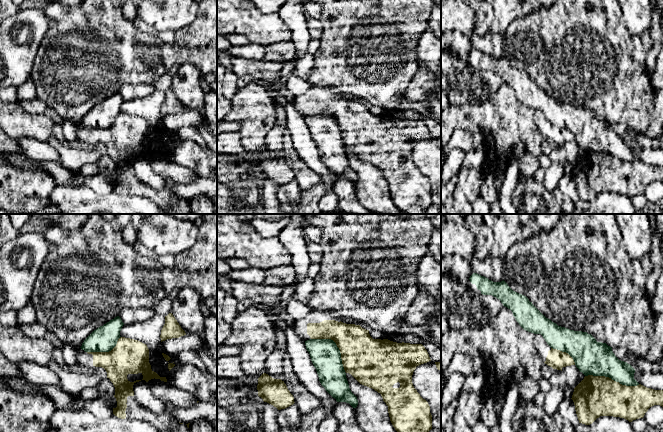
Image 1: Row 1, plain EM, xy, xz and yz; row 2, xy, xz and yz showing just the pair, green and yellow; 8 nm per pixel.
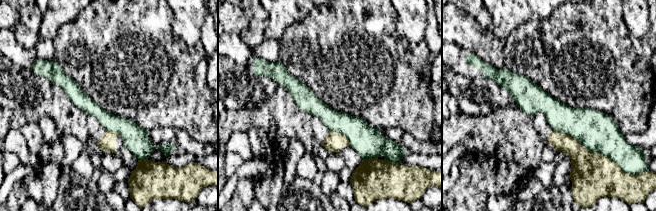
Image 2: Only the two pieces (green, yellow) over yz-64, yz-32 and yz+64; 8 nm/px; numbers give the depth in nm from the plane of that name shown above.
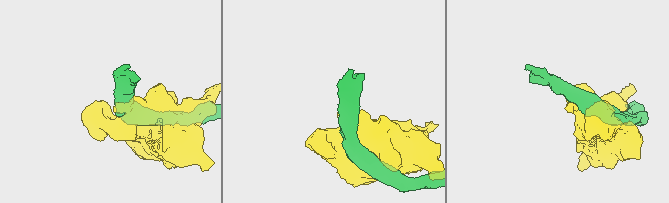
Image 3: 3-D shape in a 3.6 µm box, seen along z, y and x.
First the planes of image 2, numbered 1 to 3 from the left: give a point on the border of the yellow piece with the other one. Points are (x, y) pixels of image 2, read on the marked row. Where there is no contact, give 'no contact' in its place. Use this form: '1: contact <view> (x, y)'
1: contact yz-64 (113, 131)
2: contact yz-32 (342, 133)
3: contact yz+64 (601, 154)

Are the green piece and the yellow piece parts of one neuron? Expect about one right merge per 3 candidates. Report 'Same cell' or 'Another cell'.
Another cell

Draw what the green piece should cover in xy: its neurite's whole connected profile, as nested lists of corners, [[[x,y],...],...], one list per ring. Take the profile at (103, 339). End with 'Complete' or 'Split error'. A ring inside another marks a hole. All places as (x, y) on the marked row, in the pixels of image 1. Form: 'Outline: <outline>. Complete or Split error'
Outline: [[[119,316],[94,330],[80,347],[85,352],[109,352],[117,344],[124,323]]]. Complete

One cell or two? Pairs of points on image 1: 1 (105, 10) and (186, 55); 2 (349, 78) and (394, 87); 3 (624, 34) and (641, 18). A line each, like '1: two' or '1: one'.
1: one
2: one
3: two

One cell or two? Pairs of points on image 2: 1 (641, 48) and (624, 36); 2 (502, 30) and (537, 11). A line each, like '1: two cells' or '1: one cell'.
1: one cell
2: one cell

